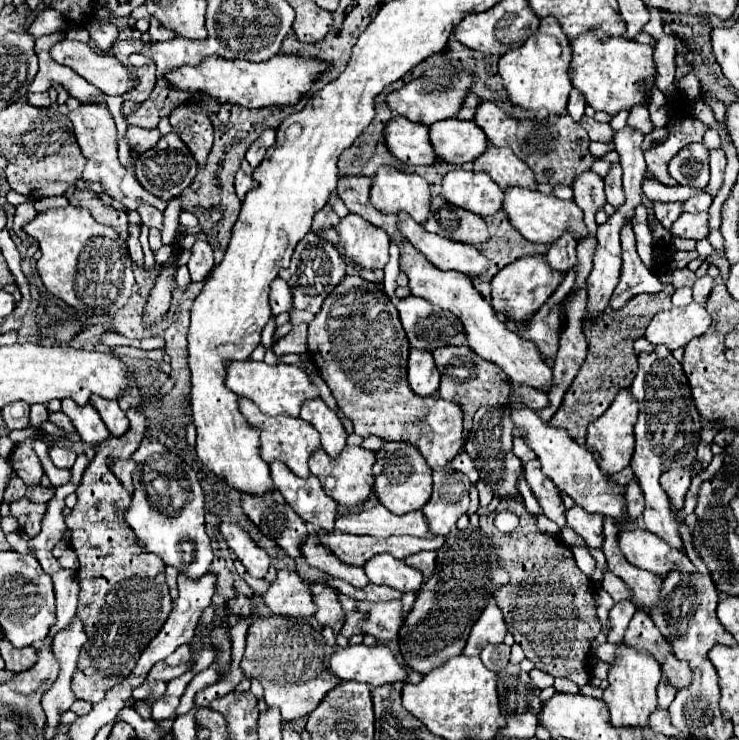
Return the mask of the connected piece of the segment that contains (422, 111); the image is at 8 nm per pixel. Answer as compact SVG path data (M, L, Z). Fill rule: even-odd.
M438 67L438 69L430 69L420 79L410 81L402 89L388 93L386 103L394 113L398 113L398 115L402 115L414 123L432 125L434 121L456 117L466 93L470 91L470 85L472 85L470 75L466 75L460 67L454 67L454 69Z

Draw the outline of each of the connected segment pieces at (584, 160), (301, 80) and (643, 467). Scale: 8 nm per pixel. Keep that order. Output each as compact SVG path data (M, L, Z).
M480 101L474 123L486 133L490 143L494 143L496 147L510 147L522 161L526 161L534 171L538 183L572 185L574 175L590 169L594 163L594 157L588 151L590 137L580 127L580 123L574 123L570 119L570 115L548 117L544 121L516 121L506 117L506 113L494 103Z
M276 55L262 63L250 61L226 61L220 57L202 59L196 67L184 65L166 75L166 81L182 91L202 91L220 103L238 103L242 107L270 107L270 105L294 105L310 89L318 73L324 71L324 63L318 59L302 59L292 55Z
M658 345L650 353L644 351L638 355L638 365L640 365L638 373L630 385L630 393L640 407L638 421L634 425L636 449L630 467L634 469L636 479L646 497L646 509L644 509L646 529L662 537L670 547L682 549L678 525L670 511L668 495L666 491L662 491L658 477L670 467L688 465L690 461L694 461L696 447L700 443L700 429L702 429L700 415L698 409L694 407L694 399L690 395L690 385L682 371L682 365L680 361L674 359L670 349Z

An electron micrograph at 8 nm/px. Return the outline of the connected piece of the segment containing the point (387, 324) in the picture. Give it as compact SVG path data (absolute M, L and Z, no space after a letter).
M348 275L326 299L314 321L308 325L308 355L318 367L320 377L326 381L332 395L338 401L342 413L354 423L354 433L360 437L378 435L382 441L410 441L420 449L426 463L432 469L444 469L452 463L454 455L464 449L462 431L462 411L456 403L444 401L440 397L418 397L408 385L408 339L400 323L394 303L360 275Z

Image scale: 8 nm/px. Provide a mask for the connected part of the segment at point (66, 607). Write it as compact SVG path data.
M62 569L52 579L54 579L54 593L56 593L56 625L50 629L46 641L52 641L52 637L58 631L70 625L70 621L76 617L76 605L78 605L76 573Z

